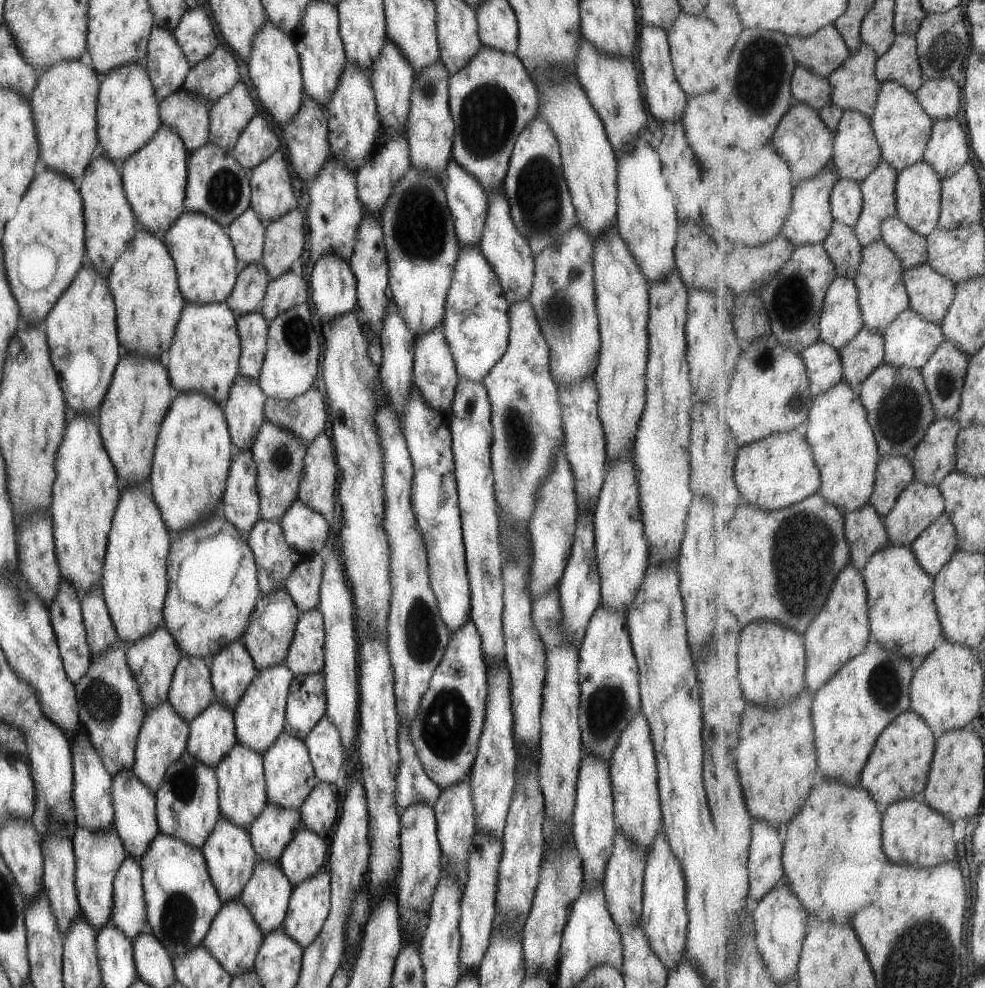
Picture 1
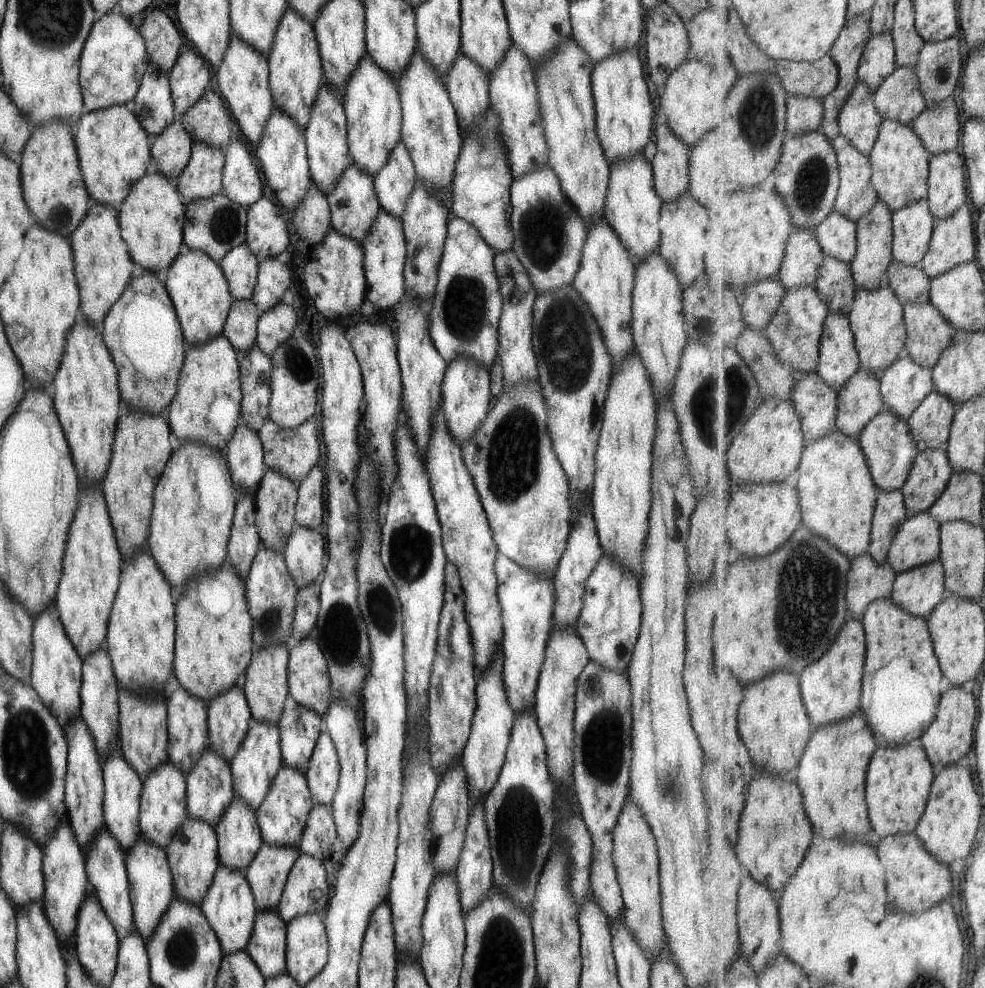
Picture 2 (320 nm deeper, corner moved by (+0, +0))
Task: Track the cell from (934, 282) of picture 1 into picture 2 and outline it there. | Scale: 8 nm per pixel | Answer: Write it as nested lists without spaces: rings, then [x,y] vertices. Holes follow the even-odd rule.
[[[907,302],[904,314],[908,331],[905,353],[911,354],[921,366],[934,369],[955,338],[955,328],[929,302]]]

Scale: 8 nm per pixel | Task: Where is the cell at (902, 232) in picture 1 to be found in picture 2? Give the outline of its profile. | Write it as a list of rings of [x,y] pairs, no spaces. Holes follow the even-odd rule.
[[[894,260],[891,262],[886,277],[889,278],[891,290],[897,294],[897,298],[903,302],[904,306],[907,302],[930,303],[932,279],[921,265],[905,266],[905,264],[899,264],[897,260]]]

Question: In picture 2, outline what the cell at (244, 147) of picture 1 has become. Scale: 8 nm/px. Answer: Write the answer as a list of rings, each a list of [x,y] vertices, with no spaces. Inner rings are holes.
[[[239,140],[229,142],[224,150],[222,193],[229,200],[249,207],[261,196],[263,182],[259,177],[259,168],[253,162],[247,144]]]

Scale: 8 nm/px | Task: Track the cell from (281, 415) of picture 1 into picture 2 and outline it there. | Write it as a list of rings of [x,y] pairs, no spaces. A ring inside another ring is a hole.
[[[315,416],[307,418],[305,422],[301,422],[301,424],[295,426],[295,428],[281,428],[281,426],[277,426],[273,420],[268,419],[261,424],[256,434],[263,448],[265,467],[279,472],[281,476],[289,478],[294,484],[299,484],[300,481],[307,476],[307,472],[311,470],[311,466],[317,463],[319,436],[317,436]]]

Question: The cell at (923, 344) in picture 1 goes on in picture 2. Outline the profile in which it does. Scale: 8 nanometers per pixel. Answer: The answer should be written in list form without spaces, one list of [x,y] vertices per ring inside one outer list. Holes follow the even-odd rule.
[[[905,351],[886,369],[880,382],[886,408],[907,421],[935,390],[933,368],[921,366]]]

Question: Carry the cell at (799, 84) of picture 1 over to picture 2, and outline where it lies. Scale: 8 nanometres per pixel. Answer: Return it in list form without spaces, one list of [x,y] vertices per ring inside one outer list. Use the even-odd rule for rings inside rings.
[[[799,95],[787,96],[787,130],[791,134],[815,132],[825,116],[823,99]]]

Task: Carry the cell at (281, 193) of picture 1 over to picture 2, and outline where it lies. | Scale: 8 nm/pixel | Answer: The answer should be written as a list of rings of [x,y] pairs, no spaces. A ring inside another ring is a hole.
[[[262,192],[253,204],[249,204],[246,214],[246,244],[255,254],[257,263],[265,258],[284,256],[289,244],[289,230],[278,207]]]

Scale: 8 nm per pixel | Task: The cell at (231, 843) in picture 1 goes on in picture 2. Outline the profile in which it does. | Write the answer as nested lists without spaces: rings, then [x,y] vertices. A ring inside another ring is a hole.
[[[218,863],[217,870],[213,872],[213,880],[207,886],[207,892],[201,898],[198,906],[216,935],[222,955],[244,950],[245,944],[251,936],[251,928],[257,909],[243,871],[227,868],[227,866]]]

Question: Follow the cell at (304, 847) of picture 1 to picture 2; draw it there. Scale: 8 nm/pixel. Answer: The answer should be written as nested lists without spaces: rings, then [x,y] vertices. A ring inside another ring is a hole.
[[[299,853],[287,874],[277,912],[287,923],[301,914],[323,912],[329,897],[330,887],[321,860]]]

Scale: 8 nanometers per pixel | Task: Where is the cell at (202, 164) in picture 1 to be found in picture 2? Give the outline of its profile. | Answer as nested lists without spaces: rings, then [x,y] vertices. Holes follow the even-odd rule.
[[[224,193],[184,202],[183,245],[194,250],[201,250],[211,260],[218,262],[231,248],[246,243],[247,210],[247,206],[241,206],[229,200]]]

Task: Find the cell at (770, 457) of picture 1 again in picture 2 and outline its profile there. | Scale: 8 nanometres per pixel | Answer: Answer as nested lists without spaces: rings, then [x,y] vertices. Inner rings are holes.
[[[739,484],[730,494],[727,527],[729,540],[735,546],[740,558],[763,558],[777,552],[801,527],[803,514],[801,498],[796,485],[781,484]]]

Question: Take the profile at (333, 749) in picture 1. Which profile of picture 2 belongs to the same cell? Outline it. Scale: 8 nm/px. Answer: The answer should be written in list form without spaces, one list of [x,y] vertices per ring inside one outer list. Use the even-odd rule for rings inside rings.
[[[325,731],[319,734],[313,746],[304,774],[312,804],[330,806],[337,789],[339,764],[335,746]]]

